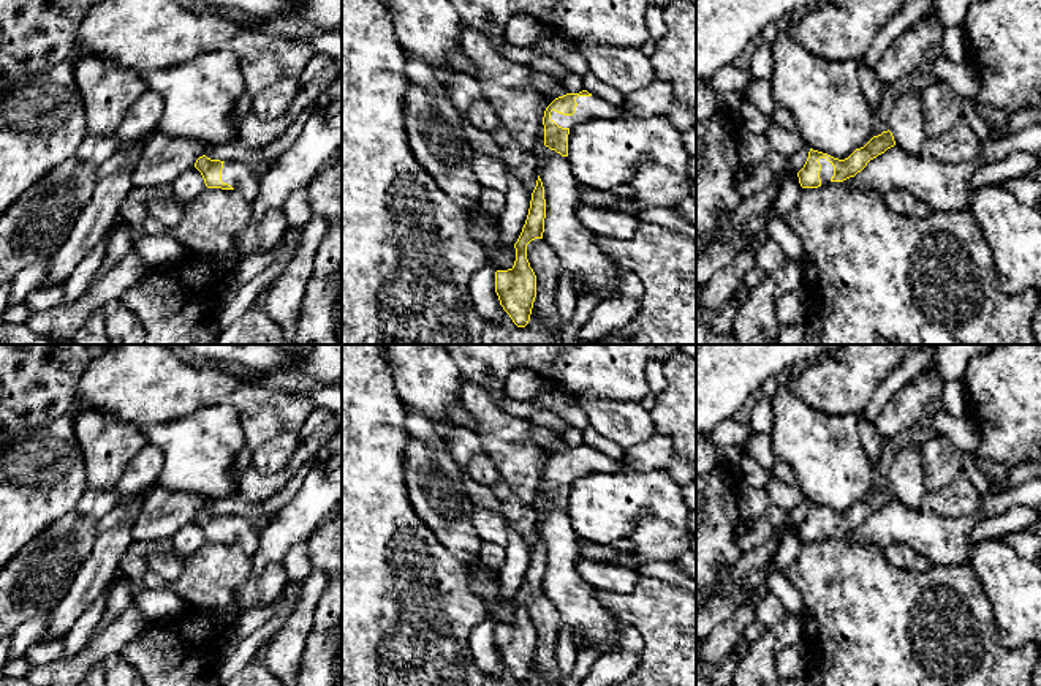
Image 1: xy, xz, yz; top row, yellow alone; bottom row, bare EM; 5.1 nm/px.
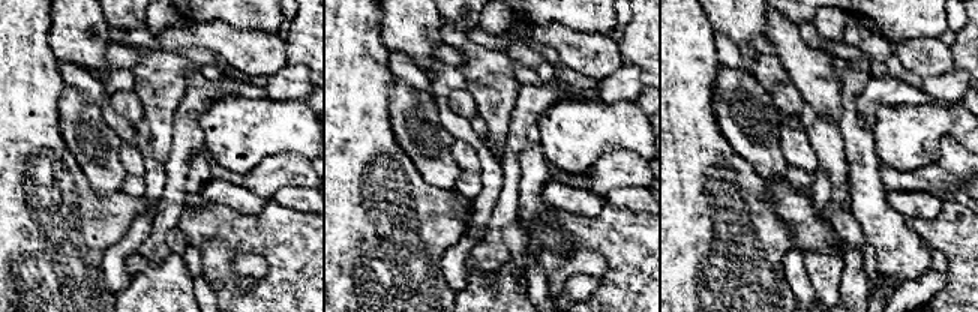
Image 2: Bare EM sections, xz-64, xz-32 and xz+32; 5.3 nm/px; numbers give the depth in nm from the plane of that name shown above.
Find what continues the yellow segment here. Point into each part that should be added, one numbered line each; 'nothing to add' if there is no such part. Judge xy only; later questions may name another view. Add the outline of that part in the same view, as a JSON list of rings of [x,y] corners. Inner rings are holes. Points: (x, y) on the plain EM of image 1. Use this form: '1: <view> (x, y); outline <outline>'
1: xy (241, 530); outline [[[225,515],[221,523],[221,536],[240,545],[245,552],[253,553],[259,547],[261,533],[253,518],[240,515]]]

